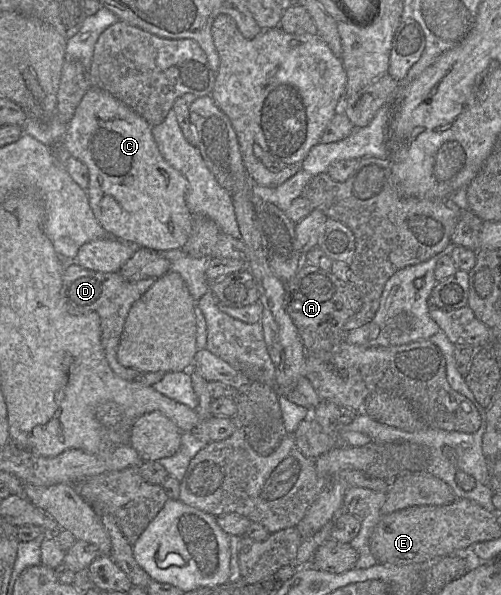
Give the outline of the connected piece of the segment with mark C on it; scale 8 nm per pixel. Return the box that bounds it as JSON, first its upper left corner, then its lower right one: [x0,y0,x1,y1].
[63,87,192,252]

